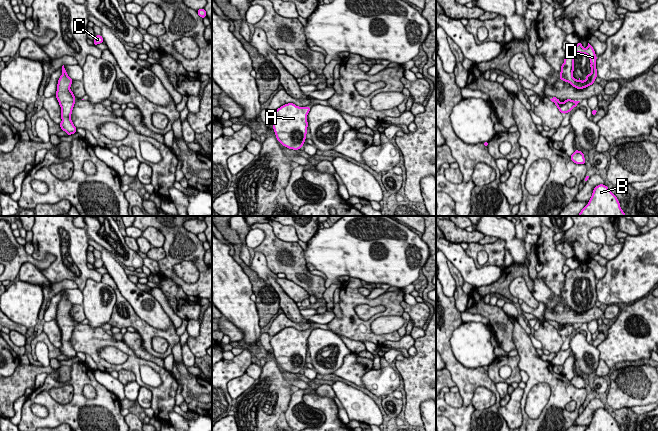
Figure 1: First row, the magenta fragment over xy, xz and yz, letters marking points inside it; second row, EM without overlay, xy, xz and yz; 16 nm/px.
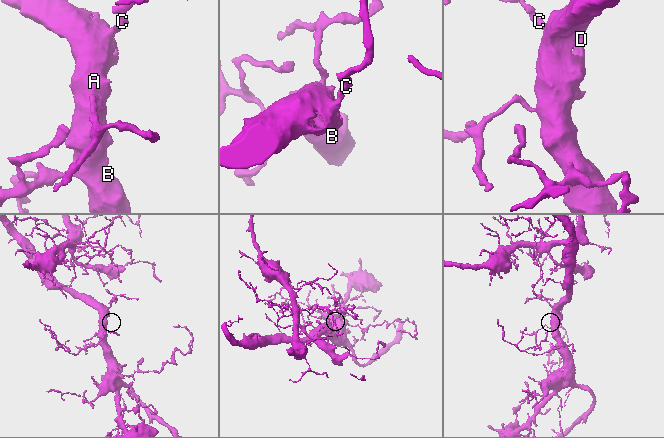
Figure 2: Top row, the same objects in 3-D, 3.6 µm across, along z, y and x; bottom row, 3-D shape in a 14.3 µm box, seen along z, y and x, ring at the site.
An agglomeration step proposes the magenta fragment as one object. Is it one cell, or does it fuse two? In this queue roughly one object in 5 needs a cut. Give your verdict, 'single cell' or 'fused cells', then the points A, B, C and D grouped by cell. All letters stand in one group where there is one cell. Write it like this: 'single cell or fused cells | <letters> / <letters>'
single cell | A B C D

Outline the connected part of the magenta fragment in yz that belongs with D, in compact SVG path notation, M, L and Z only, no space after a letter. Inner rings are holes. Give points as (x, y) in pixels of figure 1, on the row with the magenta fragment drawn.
M581 42L575 46L569 46L565 50L564 63L561 65L560 80L570 83L576 89L583 89L592 85L597 77L596 59L597 56L595 51L589 43L586 48L582 46ZM577 52L579 54L583 53L588 55L591 62L591 73L586 75L586 79L584 81L581 81L580 78L576 80L575 77L572 76L574 71L574 57Z

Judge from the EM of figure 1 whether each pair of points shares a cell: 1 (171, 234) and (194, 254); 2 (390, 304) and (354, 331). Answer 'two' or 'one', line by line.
1: one
2: one

